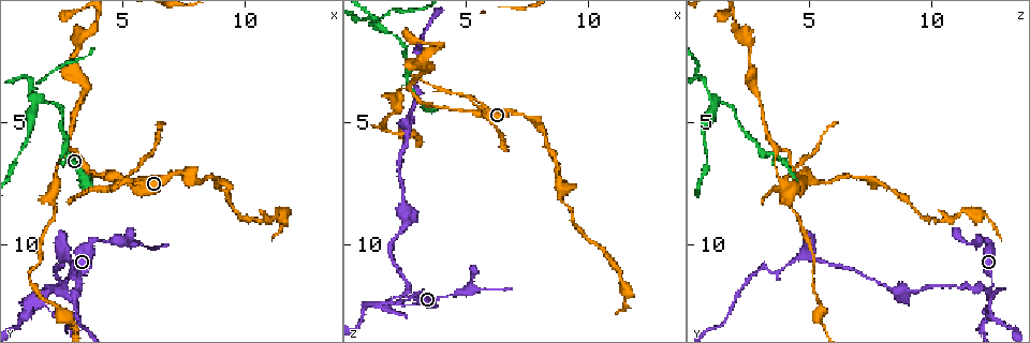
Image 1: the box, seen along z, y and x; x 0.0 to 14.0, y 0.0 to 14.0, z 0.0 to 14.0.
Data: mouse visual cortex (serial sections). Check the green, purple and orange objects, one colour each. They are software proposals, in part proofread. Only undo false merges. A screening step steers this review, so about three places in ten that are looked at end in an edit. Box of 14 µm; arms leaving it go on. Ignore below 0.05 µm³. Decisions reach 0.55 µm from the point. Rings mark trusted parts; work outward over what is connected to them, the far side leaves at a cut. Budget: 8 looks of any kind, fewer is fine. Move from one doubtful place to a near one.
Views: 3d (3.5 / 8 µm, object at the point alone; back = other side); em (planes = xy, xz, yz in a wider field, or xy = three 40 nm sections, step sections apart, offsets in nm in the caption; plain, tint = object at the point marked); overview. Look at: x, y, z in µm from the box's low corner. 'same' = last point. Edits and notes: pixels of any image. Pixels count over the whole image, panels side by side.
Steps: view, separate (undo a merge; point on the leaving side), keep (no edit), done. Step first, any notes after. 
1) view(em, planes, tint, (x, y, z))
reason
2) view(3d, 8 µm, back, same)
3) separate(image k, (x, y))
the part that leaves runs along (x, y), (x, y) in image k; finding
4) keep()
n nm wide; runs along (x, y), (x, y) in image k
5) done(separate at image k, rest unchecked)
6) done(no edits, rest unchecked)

view(3d, 3.5 µm, (5.3, 7.3, 4.0))
sharp bend

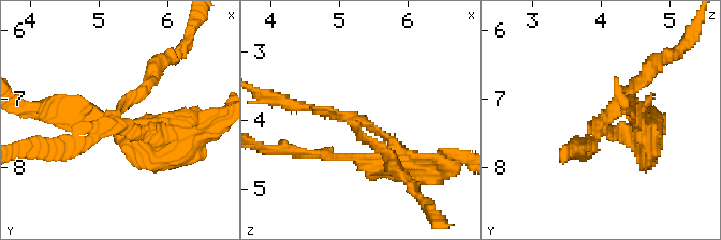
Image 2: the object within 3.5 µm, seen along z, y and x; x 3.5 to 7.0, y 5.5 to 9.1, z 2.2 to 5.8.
view(em, xy, step 3, tint, (5.35, 7.35, 4.00))
3 arms; arms of 150, 150, 350 nm; need the tissue

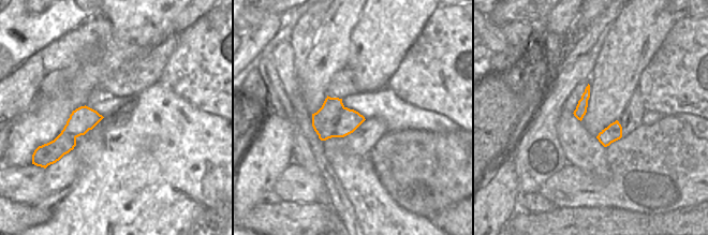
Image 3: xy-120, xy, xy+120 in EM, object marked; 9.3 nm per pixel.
keep()
runs along (166, 134), (117, 121), (149, 81) in image 2; one cell here

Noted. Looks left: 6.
view(3d, 8 µm, (11.2, 8.6, 11.3))
a narrow waist

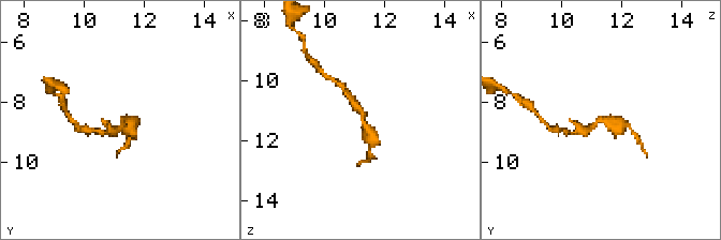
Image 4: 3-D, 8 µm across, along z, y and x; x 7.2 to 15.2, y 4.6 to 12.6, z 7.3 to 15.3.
view(em, xy, step 1, tint, (11.3, 8.6, 11.2))
shape alone is not enough

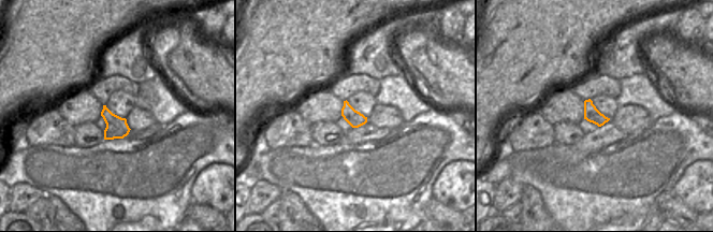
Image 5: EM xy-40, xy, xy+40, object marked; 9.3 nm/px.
keep()
arms of 250, 400 nm; runs along (350, 96), (369, 129), (371, 146) in image 4; continuous, no second cell

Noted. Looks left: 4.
view(3d, 3.5 µm, (2.8, 6.2, 3.8))
three arms meet

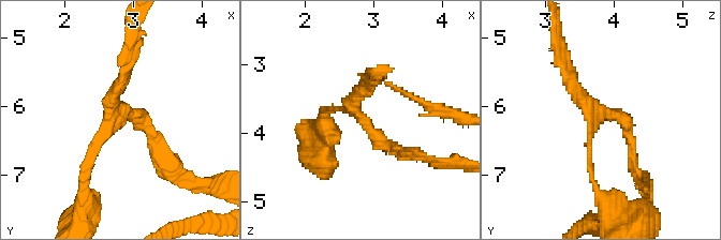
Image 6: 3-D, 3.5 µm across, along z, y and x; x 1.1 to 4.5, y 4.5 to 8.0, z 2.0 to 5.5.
view(em, planes, tint, (2.80, 6.15, 3.80))
3 arms; arms of 100, 150, 200 nm; now the EM

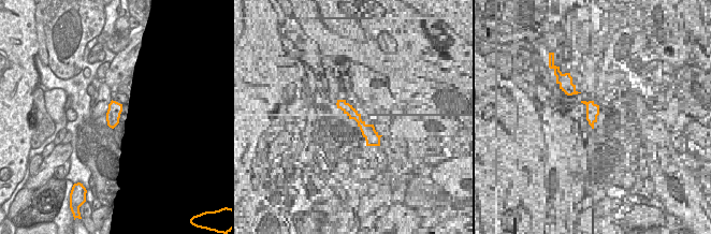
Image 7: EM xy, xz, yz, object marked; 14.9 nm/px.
view(em, xy, step 5, tint, same)

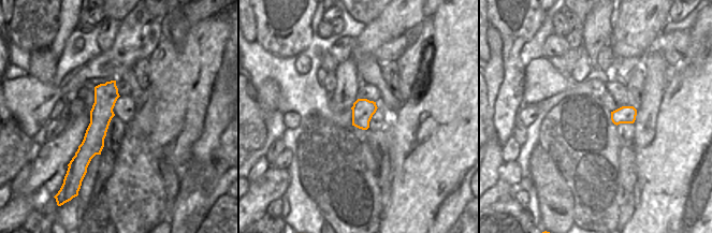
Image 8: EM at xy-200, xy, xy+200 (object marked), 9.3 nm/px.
keep()
200 nm wide; runs along (113, 83), (86, 159) in image 8; one cell here

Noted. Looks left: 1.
view(3d, 3.5 µm, (1.6, 4.1, 1.2))
thin arm on a thick one

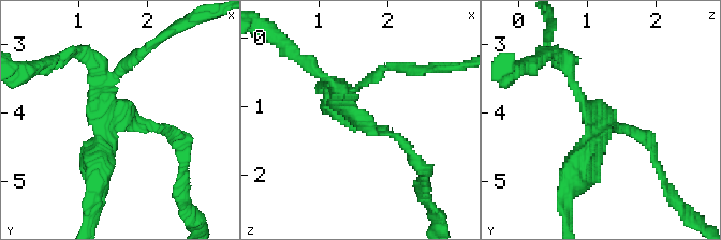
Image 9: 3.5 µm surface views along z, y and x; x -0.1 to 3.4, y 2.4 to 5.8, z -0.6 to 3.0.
separate(image 9, (584, 160))
a second cell is stuck on

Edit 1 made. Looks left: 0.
done(separate at image 9, rest unchecked)

